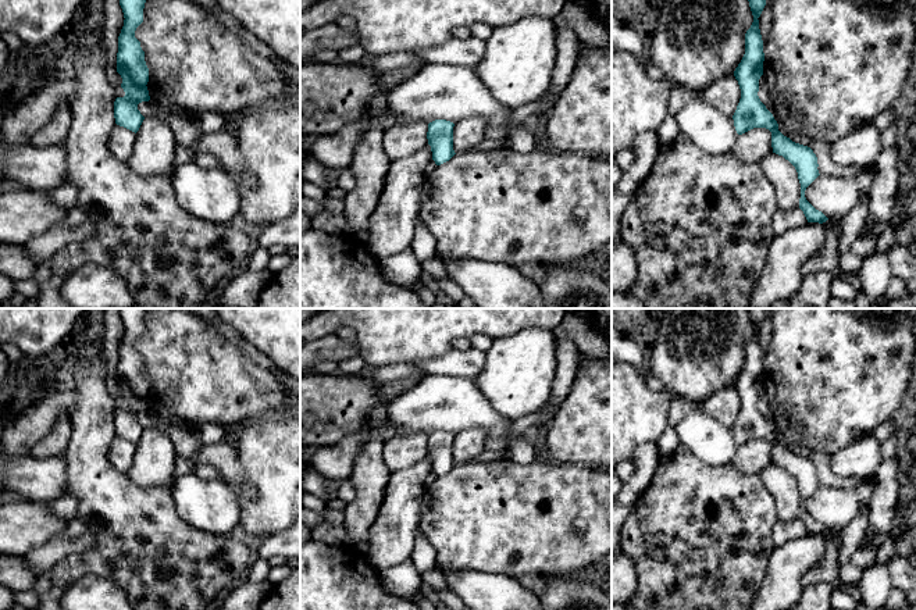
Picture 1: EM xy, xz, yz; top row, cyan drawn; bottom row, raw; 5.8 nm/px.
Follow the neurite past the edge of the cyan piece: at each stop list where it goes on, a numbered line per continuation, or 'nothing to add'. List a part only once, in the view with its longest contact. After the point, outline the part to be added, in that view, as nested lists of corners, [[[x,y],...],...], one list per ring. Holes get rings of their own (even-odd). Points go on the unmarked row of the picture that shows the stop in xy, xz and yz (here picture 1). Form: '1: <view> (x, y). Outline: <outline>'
nothing to add

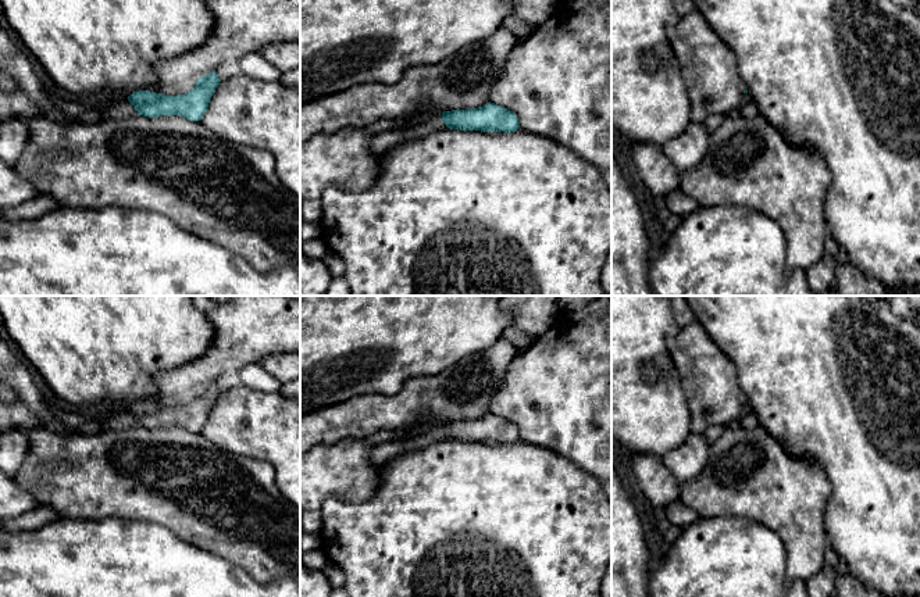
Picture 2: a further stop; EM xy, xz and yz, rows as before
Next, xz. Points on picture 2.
1: xz (380, 454). Outline: [[[435,423],[428,432],[420,436],[410,437],[406,440],[392,439],[381,444],[372,446],[370,451],[370,460],[375,465],[384,465],[388,461],[400,457],[402,454],[406,454],[406,453],[410,453],[443,440],[447,440],[447,437],[442,433],[442,423]]]

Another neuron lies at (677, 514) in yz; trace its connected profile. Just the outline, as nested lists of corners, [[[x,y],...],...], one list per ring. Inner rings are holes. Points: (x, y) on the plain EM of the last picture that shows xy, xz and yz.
[[[680,501],[673,503],[666,508],[666,518],[670,523],[678,526],[680,529],[685,529],[700,519],[700,516],[692,508]]]

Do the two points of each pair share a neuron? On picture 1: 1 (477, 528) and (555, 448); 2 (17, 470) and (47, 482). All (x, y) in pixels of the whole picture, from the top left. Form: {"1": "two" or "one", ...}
{"1": "two", "2": "one"}

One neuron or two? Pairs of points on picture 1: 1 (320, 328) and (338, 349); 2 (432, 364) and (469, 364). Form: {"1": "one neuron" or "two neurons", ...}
{"1": "two neurons", "2": "one neuron"}

